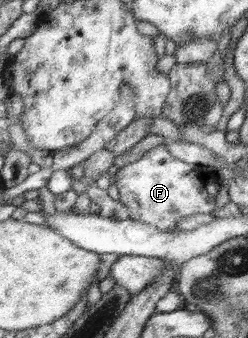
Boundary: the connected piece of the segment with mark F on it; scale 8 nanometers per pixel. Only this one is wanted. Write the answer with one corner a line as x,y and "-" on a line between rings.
165,142
148,150
135,162
119,168
115,186
119,192
118,202
129,212
130,220
140,221
163,233
176,232
181,218
195,214
214,212
220,183
211,169
187,164
177,159
165,146

